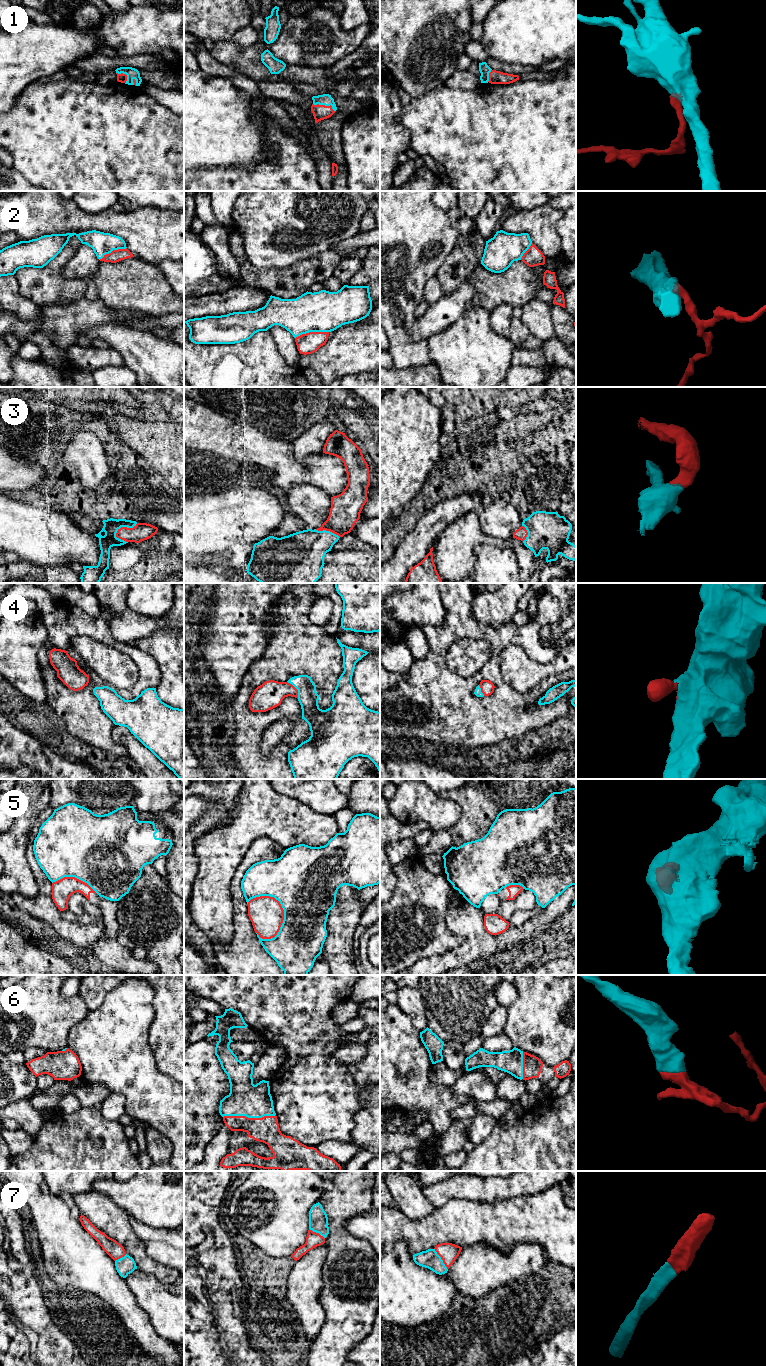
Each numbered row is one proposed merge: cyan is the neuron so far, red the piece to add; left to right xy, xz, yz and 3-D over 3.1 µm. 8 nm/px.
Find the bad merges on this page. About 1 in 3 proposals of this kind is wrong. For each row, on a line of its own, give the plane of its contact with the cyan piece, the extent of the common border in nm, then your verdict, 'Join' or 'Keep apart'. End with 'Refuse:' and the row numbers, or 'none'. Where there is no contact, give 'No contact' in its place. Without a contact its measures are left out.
1: Touches cyan in xz. Shared border 200 nm. Join
2: Touches cyan in xz. Shared border 280 nm. Join
3: Touches cyan in xy. Shared border 220 nm. Join
4: Touches cyan in xz. Shared border 170 nm. Join
5: Touches cyan in xz. Shared border 380 nm. Join
6: Touches cyan in xz. Shared border 420 nm. Join
7: Touches cyan in yz. Shared border 200 nm. Join
Refuse: none

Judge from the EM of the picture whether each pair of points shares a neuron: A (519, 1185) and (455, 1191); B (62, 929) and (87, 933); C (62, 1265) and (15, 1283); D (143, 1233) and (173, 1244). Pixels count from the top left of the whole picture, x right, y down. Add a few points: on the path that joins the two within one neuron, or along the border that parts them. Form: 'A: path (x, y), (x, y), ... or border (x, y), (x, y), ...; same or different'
A: path (503, 1188), (471, 1188); same
B: path (68, 929), (81, 933); same
C: border (44, 1283), (49, 1286); different
D: path (150, 1236), (160, 1244), (166, 1244); same

